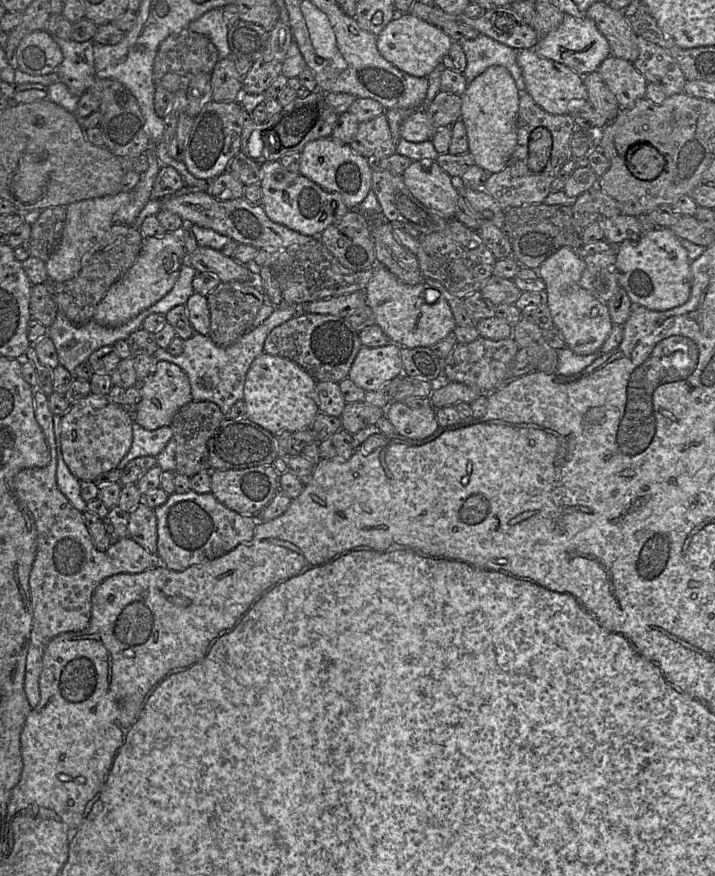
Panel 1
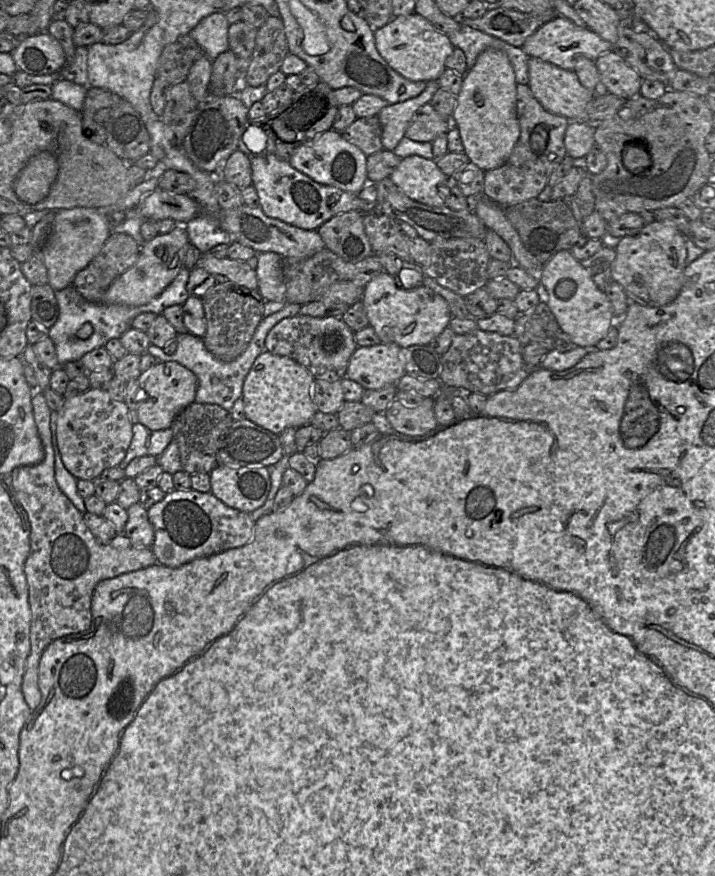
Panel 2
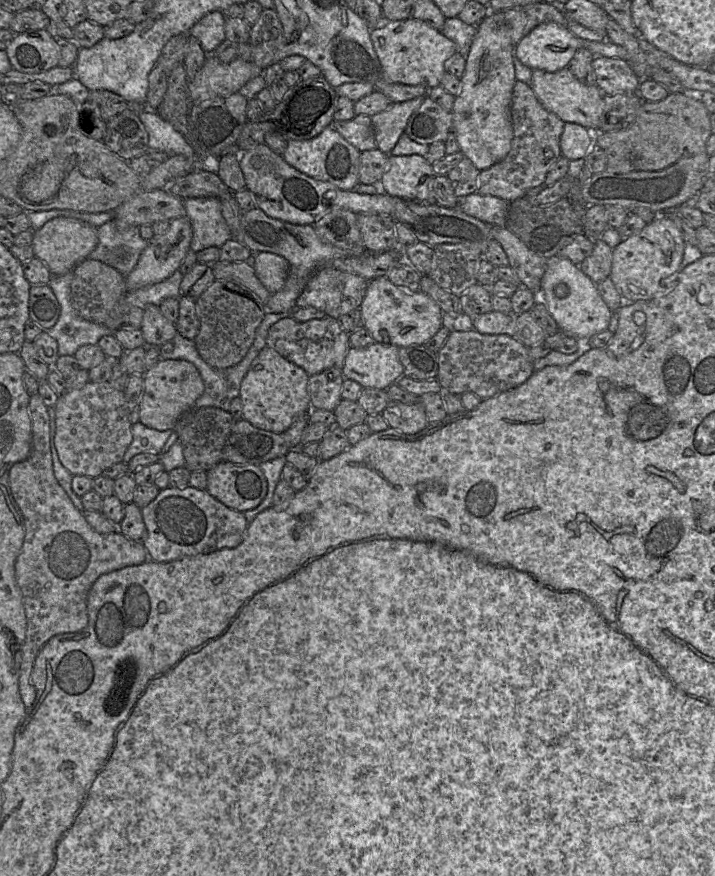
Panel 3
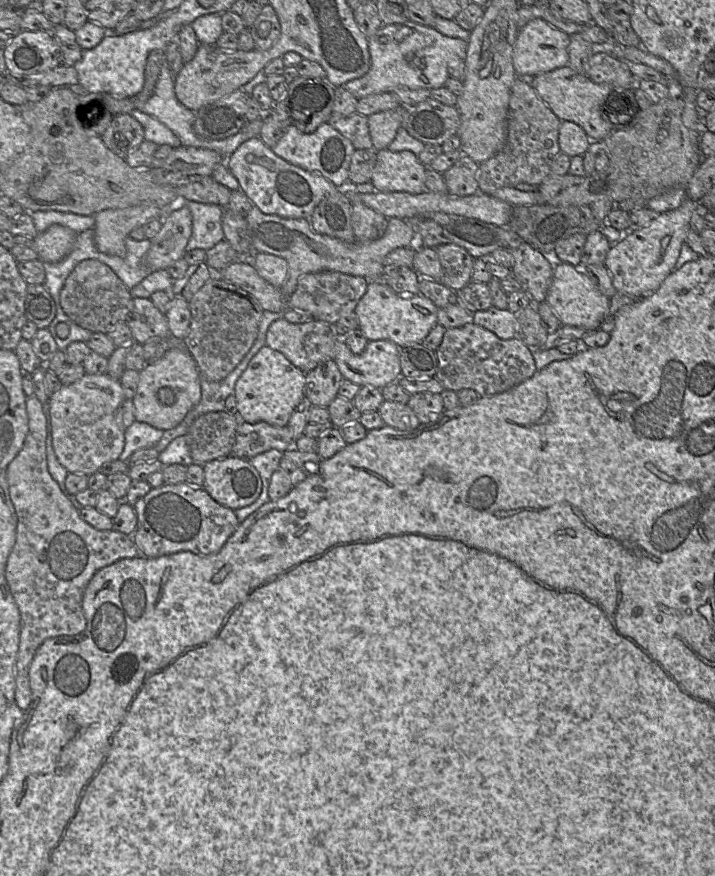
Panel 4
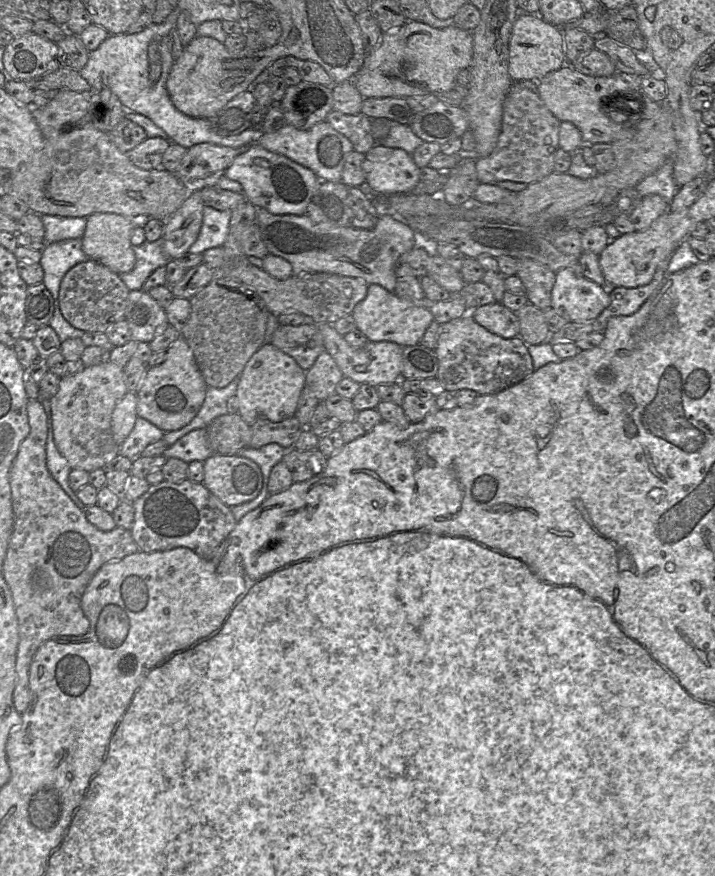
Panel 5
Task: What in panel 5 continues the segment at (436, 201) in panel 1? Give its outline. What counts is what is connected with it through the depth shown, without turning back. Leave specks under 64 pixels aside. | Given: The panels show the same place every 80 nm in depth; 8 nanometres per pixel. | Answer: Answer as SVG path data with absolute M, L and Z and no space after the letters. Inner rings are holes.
M378 143L365 153L363 170L366 183L379 196L408 194L420 182L412 155Z

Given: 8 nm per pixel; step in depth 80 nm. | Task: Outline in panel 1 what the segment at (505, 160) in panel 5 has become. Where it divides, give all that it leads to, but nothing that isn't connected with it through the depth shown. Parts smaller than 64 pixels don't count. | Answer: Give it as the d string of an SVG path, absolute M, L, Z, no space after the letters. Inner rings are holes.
M523 90L519 95L517 145L503 170L490 174L484 189L503 210L543 203L561 167L572 159L570 139L575 129L570 115L553 115L544 111Z

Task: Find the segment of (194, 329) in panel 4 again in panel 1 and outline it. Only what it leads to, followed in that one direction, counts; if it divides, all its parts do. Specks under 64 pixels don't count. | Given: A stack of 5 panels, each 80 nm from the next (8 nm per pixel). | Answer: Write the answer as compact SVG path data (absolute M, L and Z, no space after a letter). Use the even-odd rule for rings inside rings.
M238 281L221 282L206 295L210 311L209 337L219 347L235 344L253 327L261 306L267 301L259 286Z

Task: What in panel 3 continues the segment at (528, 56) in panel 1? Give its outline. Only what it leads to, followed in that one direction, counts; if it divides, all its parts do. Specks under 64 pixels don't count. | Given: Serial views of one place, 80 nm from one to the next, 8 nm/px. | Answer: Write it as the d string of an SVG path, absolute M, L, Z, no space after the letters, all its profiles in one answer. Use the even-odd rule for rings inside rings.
M567 67L557 72L532 70L530 86L542 106L558 116L563 122L577 123L588 130L598 132L605 95L597 85L588 86L581 83Z

